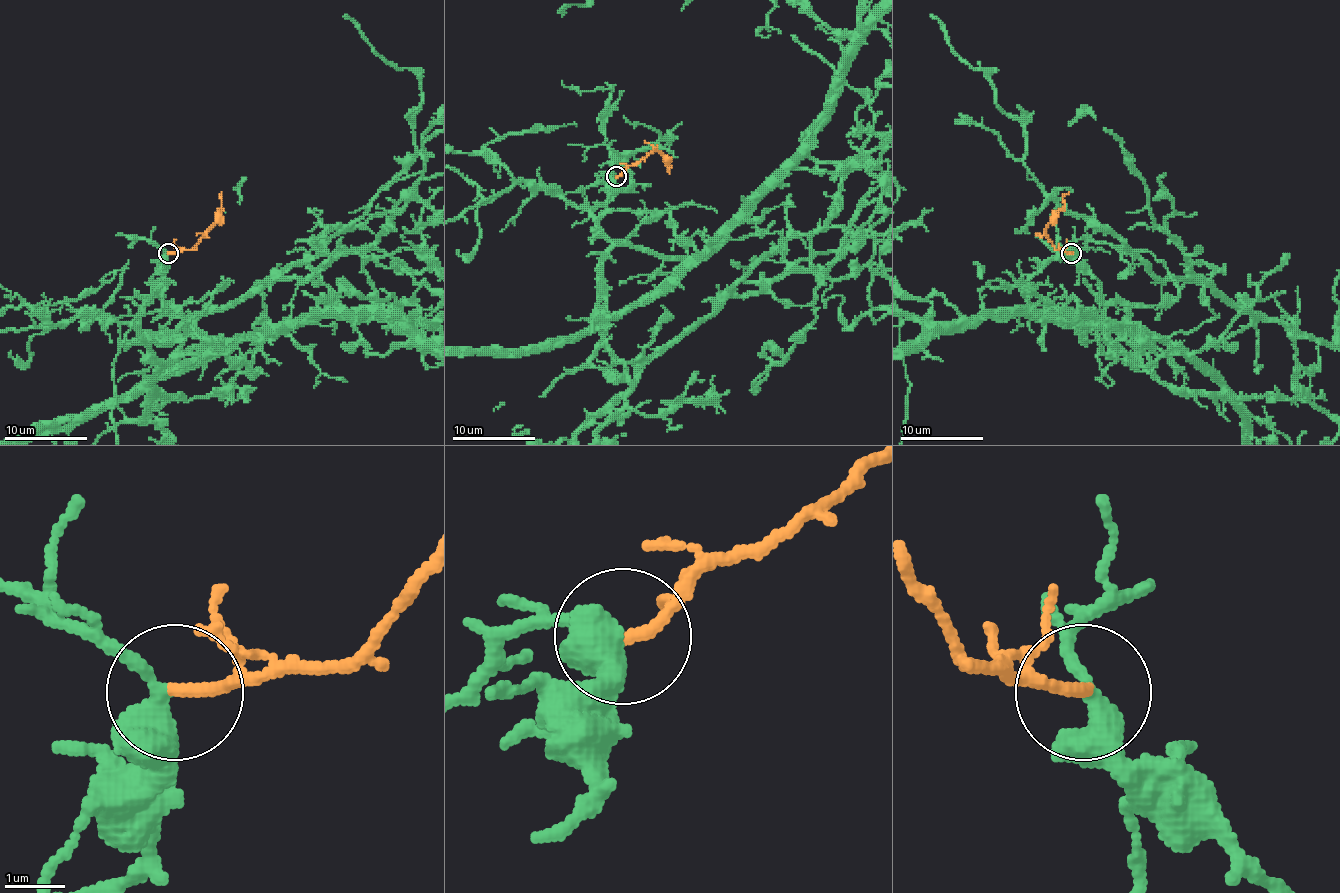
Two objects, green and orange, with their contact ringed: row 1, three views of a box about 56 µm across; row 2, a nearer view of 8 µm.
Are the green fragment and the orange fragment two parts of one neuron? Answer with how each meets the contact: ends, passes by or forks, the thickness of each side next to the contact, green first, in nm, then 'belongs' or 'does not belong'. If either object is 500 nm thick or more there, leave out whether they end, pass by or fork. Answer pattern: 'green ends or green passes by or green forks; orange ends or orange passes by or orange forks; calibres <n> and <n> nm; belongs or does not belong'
green passes by; orange ends; calibres 360 and 200 nm; belongs

